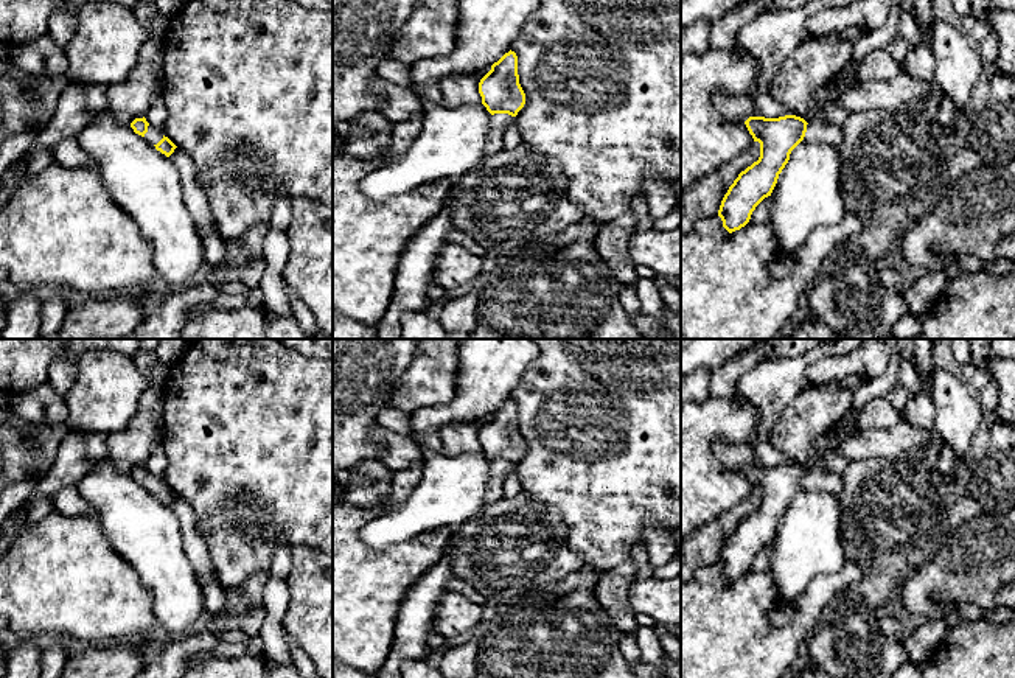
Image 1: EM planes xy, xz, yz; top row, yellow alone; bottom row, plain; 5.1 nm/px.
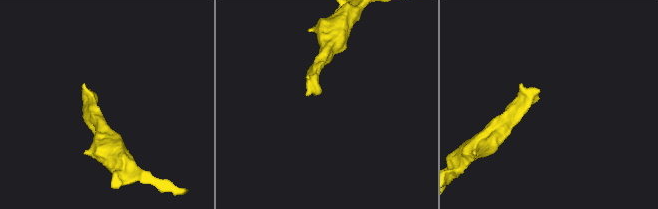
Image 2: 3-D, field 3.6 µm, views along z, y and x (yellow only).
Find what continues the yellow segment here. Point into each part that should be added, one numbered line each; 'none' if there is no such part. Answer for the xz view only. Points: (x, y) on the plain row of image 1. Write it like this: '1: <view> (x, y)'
1: xz (499, 470)

